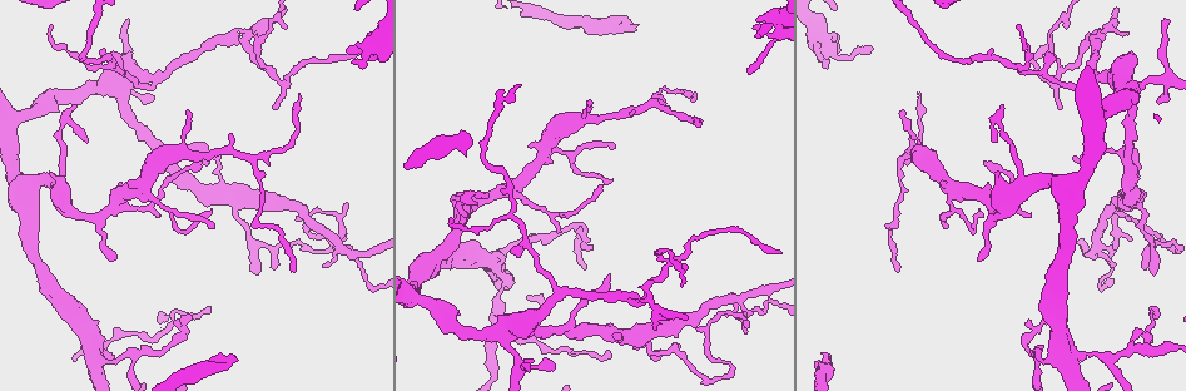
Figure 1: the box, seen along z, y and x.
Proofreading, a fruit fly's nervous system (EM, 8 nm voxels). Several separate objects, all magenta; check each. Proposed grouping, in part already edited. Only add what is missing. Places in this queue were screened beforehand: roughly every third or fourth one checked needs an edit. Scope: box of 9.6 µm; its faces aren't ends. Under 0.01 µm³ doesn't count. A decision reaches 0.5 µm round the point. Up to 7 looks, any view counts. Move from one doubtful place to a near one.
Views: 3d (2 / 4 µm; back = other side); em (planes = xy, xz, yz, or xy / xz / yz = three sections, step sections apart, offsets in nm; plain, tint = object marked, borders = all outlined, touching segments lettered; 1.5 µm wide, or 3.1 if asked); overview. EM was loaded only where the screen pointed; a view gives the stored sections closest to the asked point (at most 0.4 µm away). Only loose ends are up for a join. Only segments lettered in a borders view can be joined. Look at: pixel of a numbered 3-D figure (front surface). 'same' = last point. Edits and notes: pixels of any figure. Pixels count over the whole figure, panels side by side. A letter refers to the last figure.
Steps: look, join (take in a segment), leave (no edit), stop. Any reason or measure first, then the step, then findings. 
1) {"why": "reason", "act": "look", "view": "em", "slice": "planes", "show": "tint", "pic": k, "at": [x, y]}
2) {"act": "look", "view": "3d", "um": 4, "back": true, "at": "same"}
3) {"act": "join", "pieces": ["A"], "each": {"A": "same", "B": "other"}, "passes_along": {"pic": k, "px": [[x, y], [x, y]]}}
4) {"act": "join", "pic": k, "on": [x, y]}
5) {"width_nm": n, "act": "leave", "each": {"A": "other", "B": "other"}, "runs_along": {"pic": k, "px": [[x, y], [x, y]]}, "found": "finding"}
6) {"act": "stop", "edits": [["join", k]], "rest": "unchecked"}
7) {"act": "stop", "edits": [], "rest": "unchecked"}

{"why": "free end", "act": "look", "view": "em", "slice": "planes", "show": "plain", "pic": 1, "at": [451, 201]}

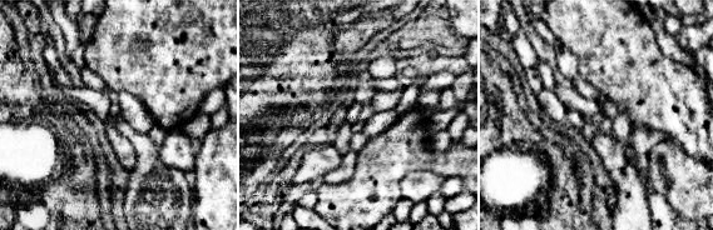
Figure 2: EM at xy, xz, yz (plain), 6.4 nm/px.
{"act": "look", "view": "em", "slice": "planes", "show": "borders", "at": "same"}

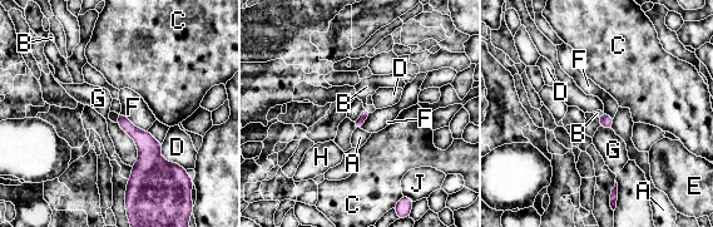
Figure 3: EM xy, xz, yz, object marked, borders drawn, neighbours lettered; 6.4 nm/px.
{"act": "join", "pieces": ["B"], "each": {"A": "other", "B": "same", "C": "other", "D": "other", "E": "other", "F": "other", "G": "other", "H": "other", "J": "other"}, "passes_along": {"pic": 3, "px": [[365, 114], [367, 108], [366, 87]]}, "found": "the neuron continues"}

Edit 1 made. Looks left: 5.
{"why": "see it whole again", "act": "look", "view": "overview"}

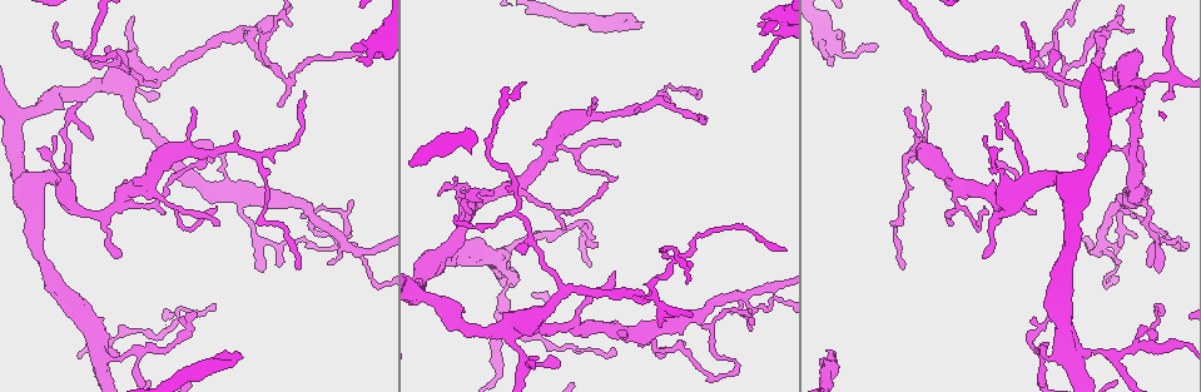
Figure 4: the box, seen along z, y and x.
{"why": "thin end", "act": "look", "view": "em", "slice": "xy", "step": 4, "show": "tint", "pic": 4, "at": [908, 108]}

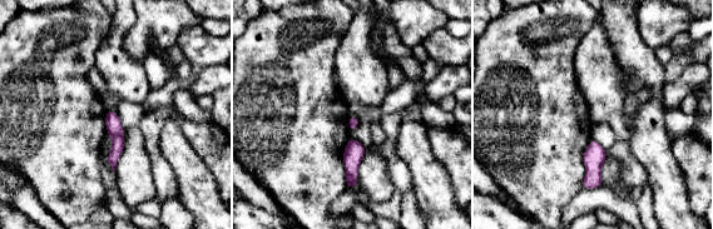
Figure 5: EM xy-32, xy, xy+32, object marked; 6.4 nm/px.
{"act": "look", "view": "em", "slice": "planes", "show": "borders", "at": "same"}

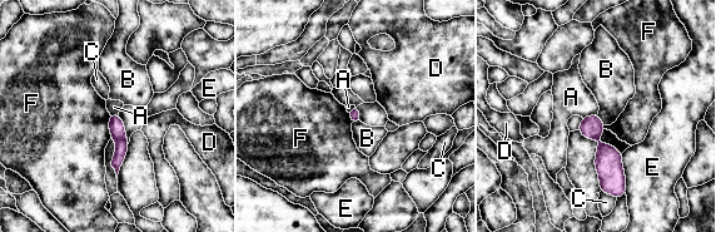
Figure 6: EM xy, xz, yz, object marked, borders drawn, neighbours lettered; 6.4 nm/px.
{"act": "leave", "each": {"A": "other", "B": "other", "C": "other", "D": "other", "E": "other", "F": "other"}, "border": {"pic": 6, "px": [[596, 114], [605, 124]]}, "found": "no lettered segment goes on from it"}

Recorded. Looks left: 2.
{"why": "free end", "act": "look", "view": "3d", "um": 2, "pic": 4, "at": [773, 33]}

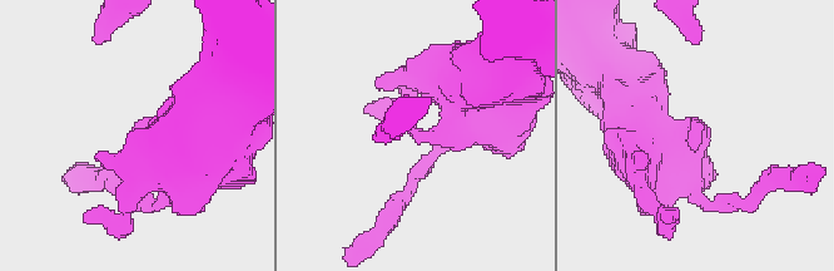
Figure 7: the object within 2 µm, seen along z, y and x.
{"why": "need the tissue", "act": "look", "view": "em", "slice": "planes", "show": "borders", "pic": 7, "at": [702, 120]}

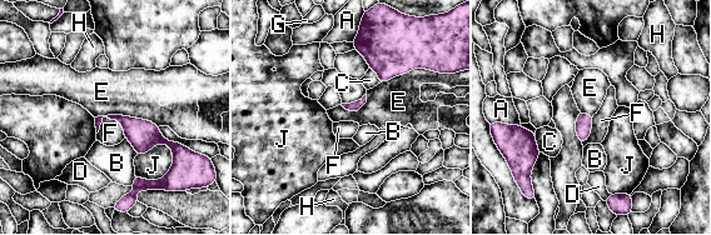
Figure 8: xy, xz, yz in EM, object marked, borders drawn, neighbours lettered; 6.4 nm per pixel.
{"act": "leave", "each": {"A": "other", "B": "other", "C": "other", "D": "other", "E": "other", "F": "other", "G": "other", "H": "other", "J": "other"}, "runs_along": {"pic": 8, "px": [[98, 120], [119, 118], [175, 150]]}, "found": "no lettered segment goes on from it"}

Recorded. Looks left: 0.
{"act": "stop", "edits": [["join", 3]], "rest": "unchecked"}

